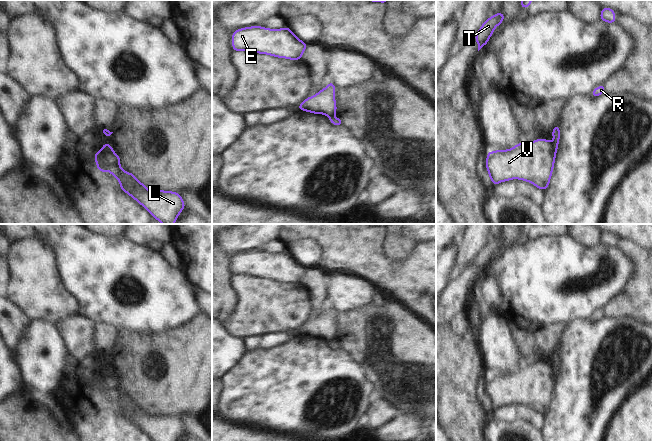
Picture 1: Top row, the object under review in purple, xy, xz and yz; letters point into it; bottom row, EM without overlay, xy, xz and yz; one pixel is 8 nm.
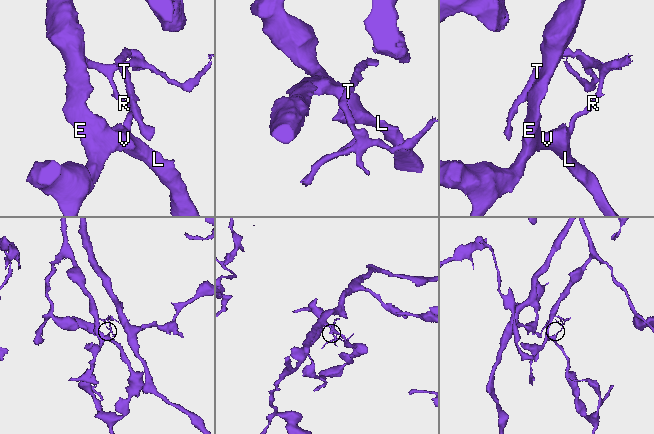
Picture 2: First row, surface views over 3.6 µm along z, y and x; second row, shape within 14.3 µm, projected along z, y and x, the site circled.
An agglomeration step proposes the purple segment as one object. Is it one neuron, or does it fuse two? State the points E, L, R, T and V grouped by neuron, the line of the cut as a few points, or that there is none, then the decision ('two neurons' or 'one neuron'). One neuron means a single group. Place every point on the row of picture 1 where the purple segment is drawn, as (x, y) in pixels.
groups E L V / R T; cut yz (551, 143), (552, 150), (555, 153); two neurons

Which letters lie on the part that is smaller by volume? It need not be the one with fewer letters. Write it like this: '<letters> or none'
R, T

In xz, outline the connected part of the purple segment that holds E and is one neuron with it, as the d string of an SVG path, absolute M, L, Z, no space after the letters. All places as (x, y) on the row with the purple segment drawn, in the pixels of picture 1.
M251 26L232 33L232 48L235 51L250 51L268 54L277 58L301 60L308 44L300 40L287 26L278 30Z

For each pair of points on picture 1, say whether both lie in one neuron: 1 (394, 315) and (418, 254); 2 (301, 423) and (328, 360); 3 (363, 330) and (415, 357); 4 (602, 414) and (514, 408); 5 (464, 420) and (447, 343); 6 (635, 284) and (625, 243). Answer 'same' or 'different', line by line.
1: different
2: same
3: same
4: different
5: same
6: same

